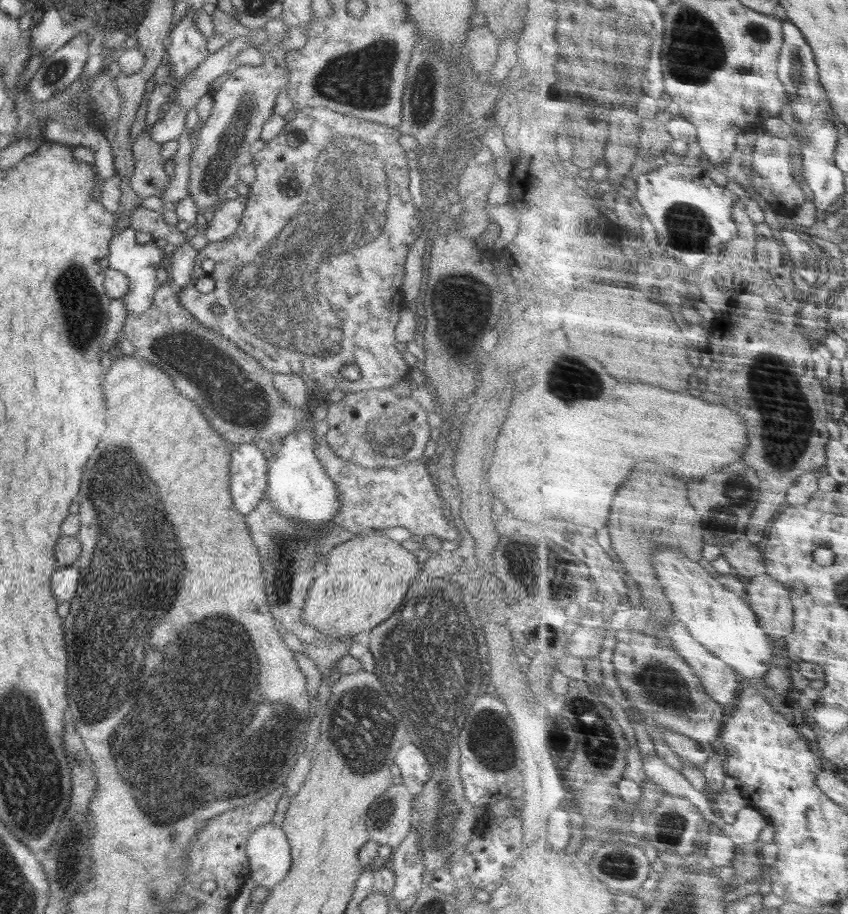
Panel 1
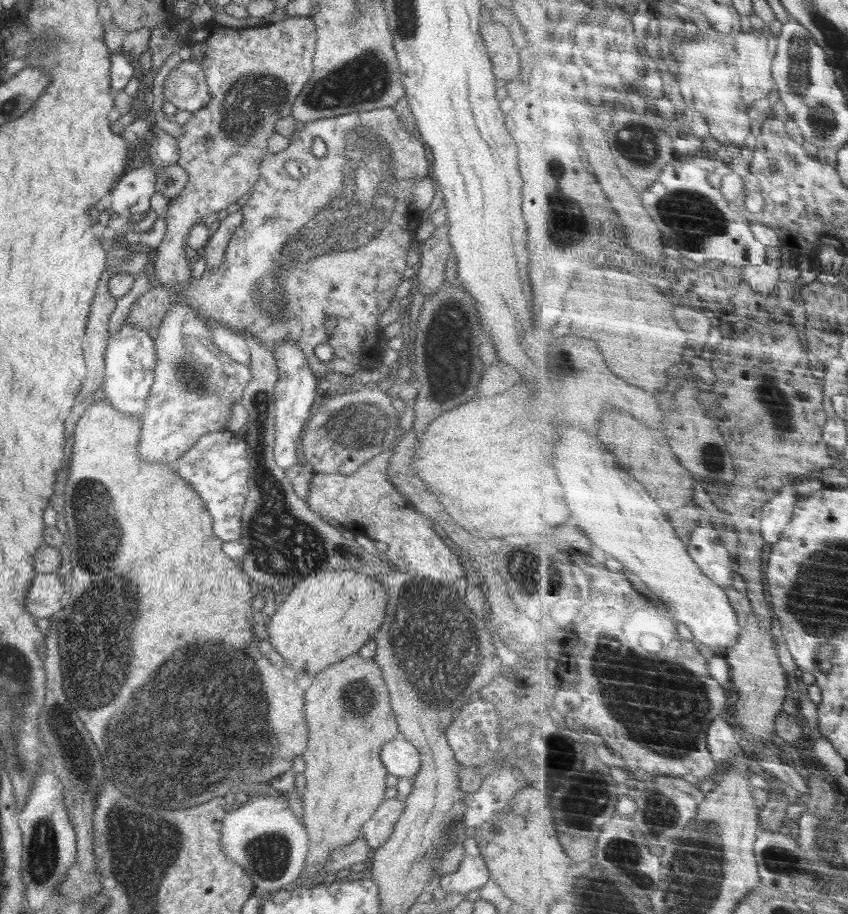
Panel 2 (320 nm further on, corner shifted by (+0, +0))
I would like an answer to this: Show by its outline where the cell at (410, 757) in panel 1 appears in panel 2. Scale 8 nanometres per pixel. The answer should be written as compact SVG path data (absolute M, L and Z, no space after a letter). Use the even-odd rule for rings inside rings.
M390 740L382 746L380 761L388 773L399 778L413 778L420 770L420 754L416 746L402 740Z

